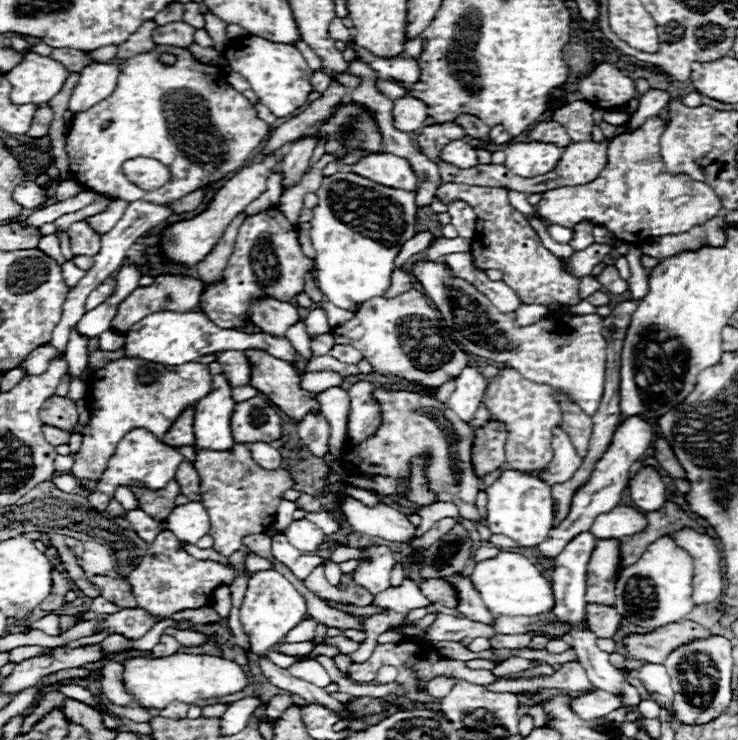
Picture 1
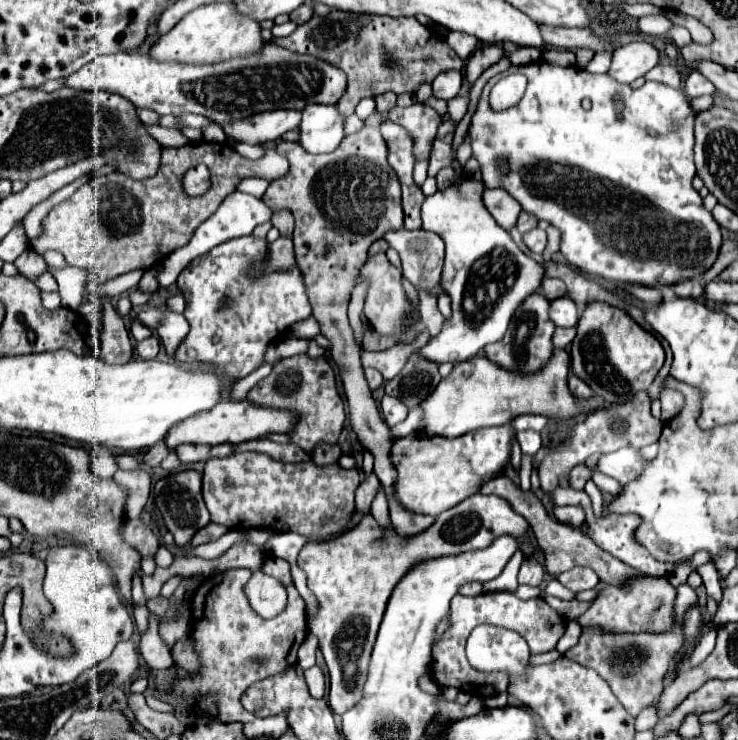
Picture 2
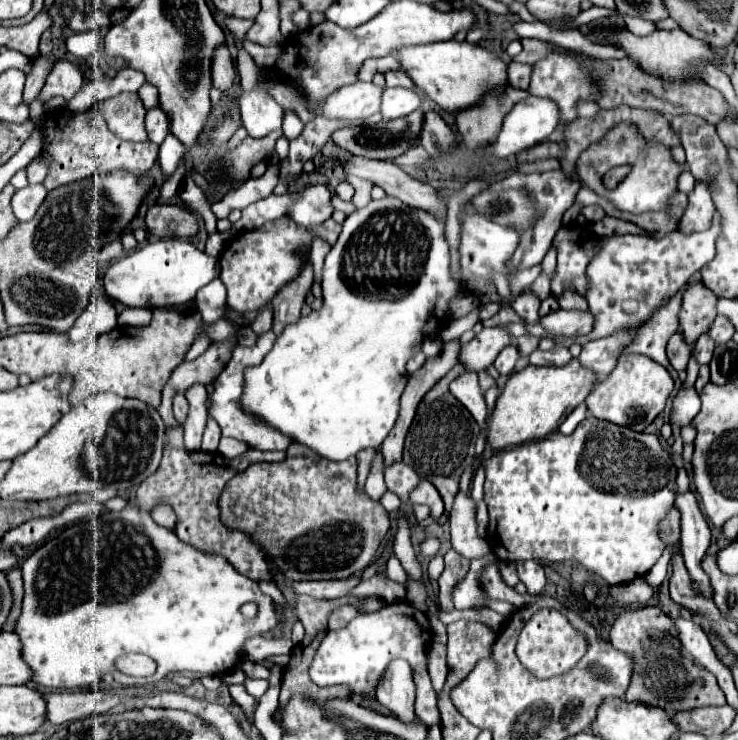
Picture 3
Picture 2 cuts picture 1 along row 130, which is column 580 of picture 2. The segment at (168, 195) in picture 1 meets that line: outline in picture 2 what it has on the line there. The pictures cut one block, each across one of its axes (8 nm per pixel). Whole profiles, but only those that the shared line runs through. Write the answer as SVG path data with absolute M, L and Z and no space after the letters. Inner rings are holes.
M544 60L526 64L526 66L510 66L506 72L508 74L524 74L528 78L524 98L516 106L508 108L506 112L494 112L490 108L490 102L488 102L488 94L500 78L500 76L494 76L486 82L484 92L480 96L480 102L478 102L478 108L472 116L472 124L470 124L472 156L480 162L482 180L486 184L486 188L504 188L512 198L516 198L520 202L520 206L526 212L534 214L538 220L548 220L552 226L556 226L562 234L560 252L566 258L566 262L580 268L582 272L586 272L590 276L602 276L606 280L614 280L614 282L622 282L622 284L664 288L664 286L674 286L682 280L700 278L708 268L712 268L712 264L718 258L720 244L722 244L722 232L720 232L720 226L716 226L716 220L712 218L712 214L702 206L700 194L692 188L692 178L696 176L696 168L694 168L694 160L692 160L694 112L692 112L688 98L684 96L682 90L670 88L670 86L660 84L660 82L646 82L642 88L632 90L628 84L620 84L620 82L614 84L614 80L608 74L592 74L592 72L586 72L586 70L574 68L574 66L562 68L562 66L556 66L552 62L544 62ZM614 94L624 96L626 108L624 108L622 116L614 114L614 104L612 104ZM500 158L508 158L508 162L510 162L510 174L504 178L496 172L496 162Z

